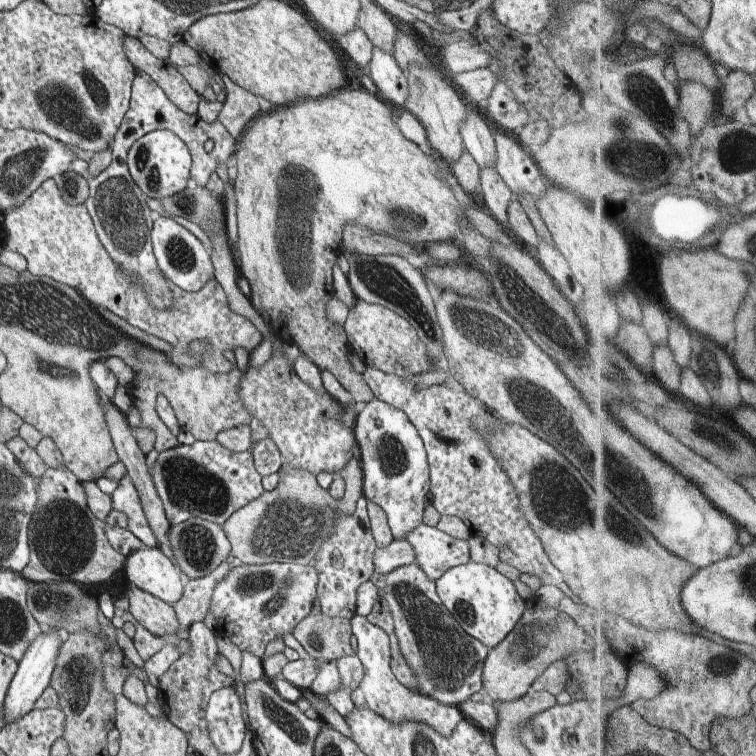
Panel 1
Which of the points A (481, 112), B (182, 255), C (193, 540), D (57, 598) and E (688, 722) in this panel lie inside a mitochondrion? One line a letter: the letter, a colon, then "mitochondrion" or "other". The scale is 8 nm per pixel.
A: other
B: mitochondrion
C: mitochondrion
D: mitochondrion
E: other

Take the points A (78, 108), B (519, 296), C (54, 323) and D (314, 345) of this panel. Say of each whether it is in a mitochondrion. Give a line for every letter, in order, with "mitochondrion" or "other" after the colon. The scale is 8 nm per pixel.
A: mitochondrion
B: mitochondrion
C: mitochondrion
D: other

